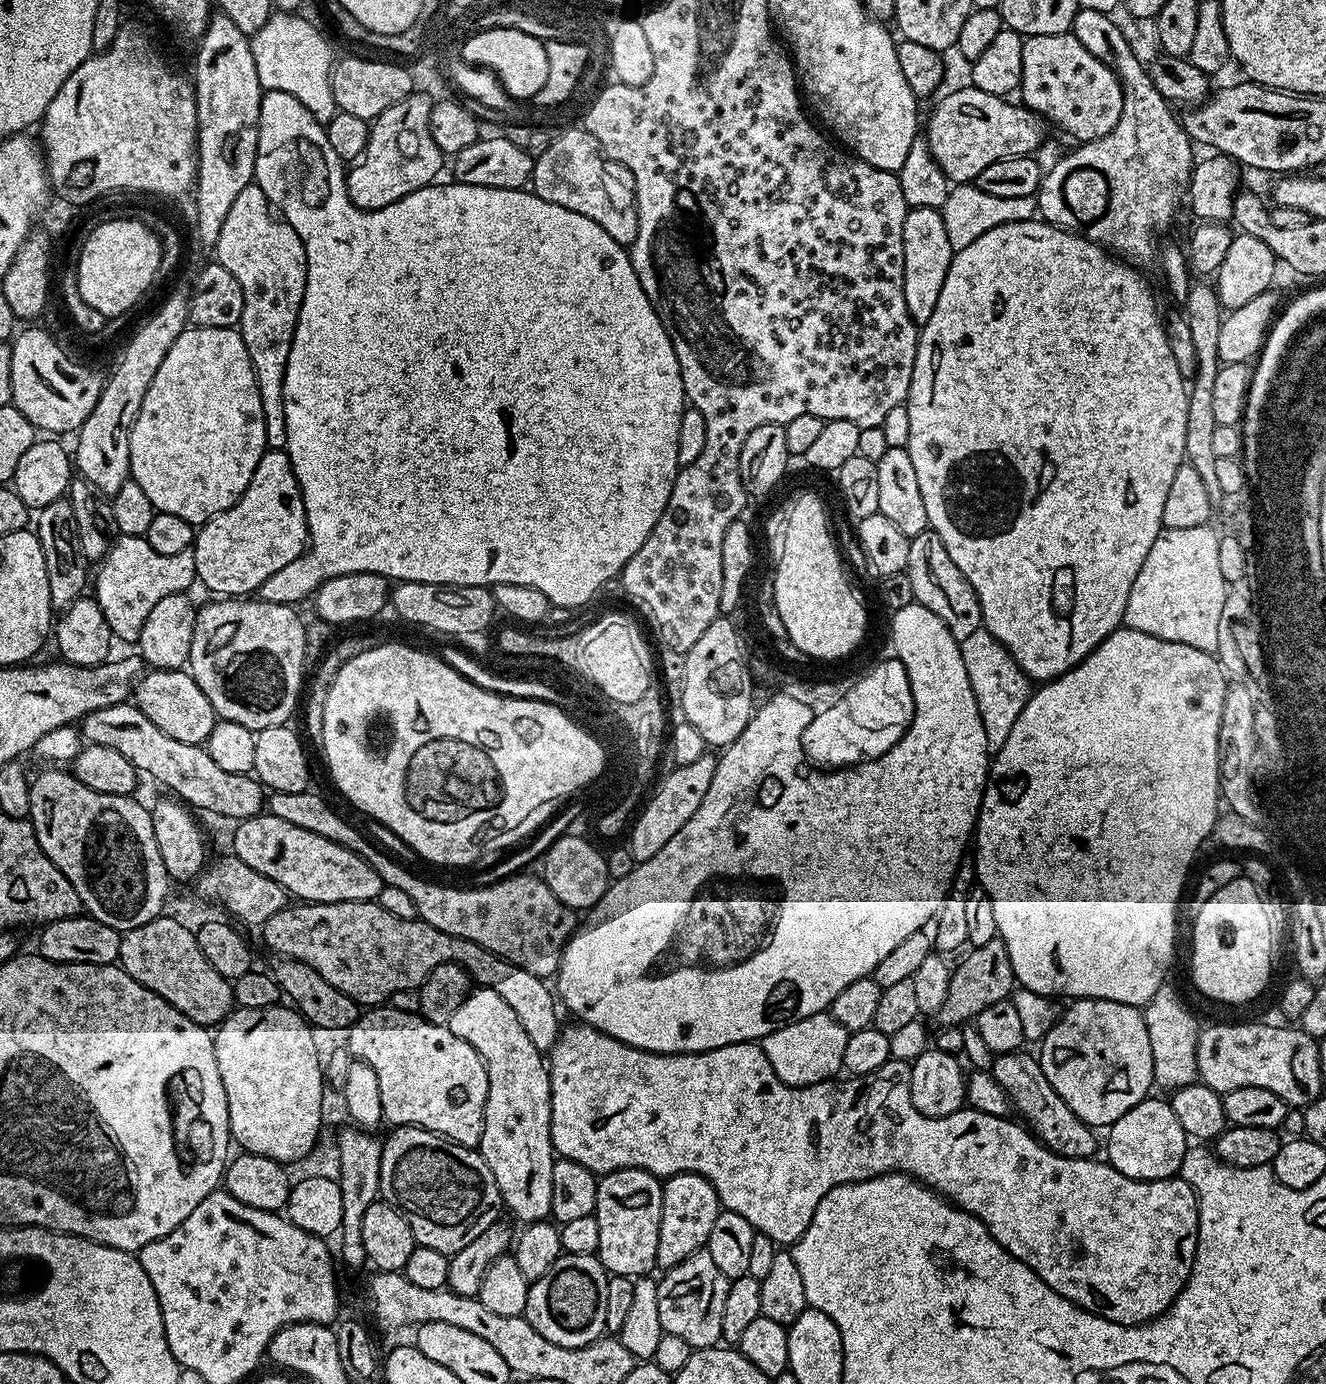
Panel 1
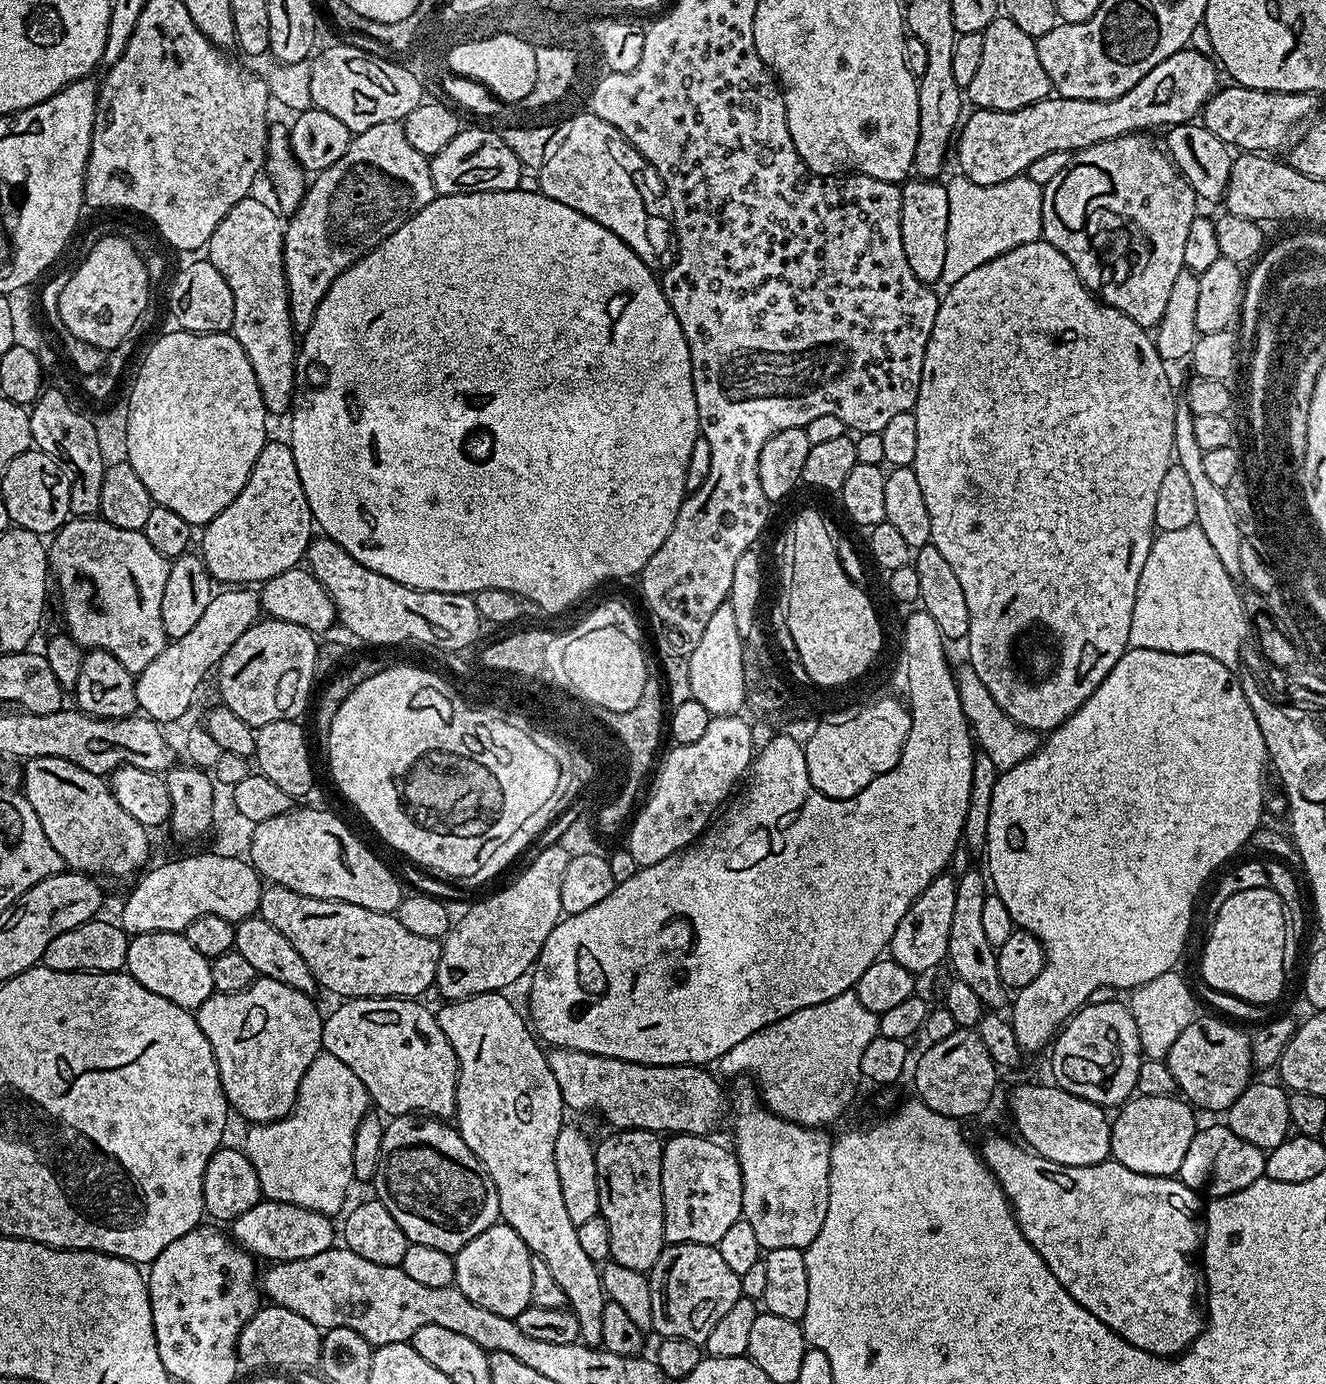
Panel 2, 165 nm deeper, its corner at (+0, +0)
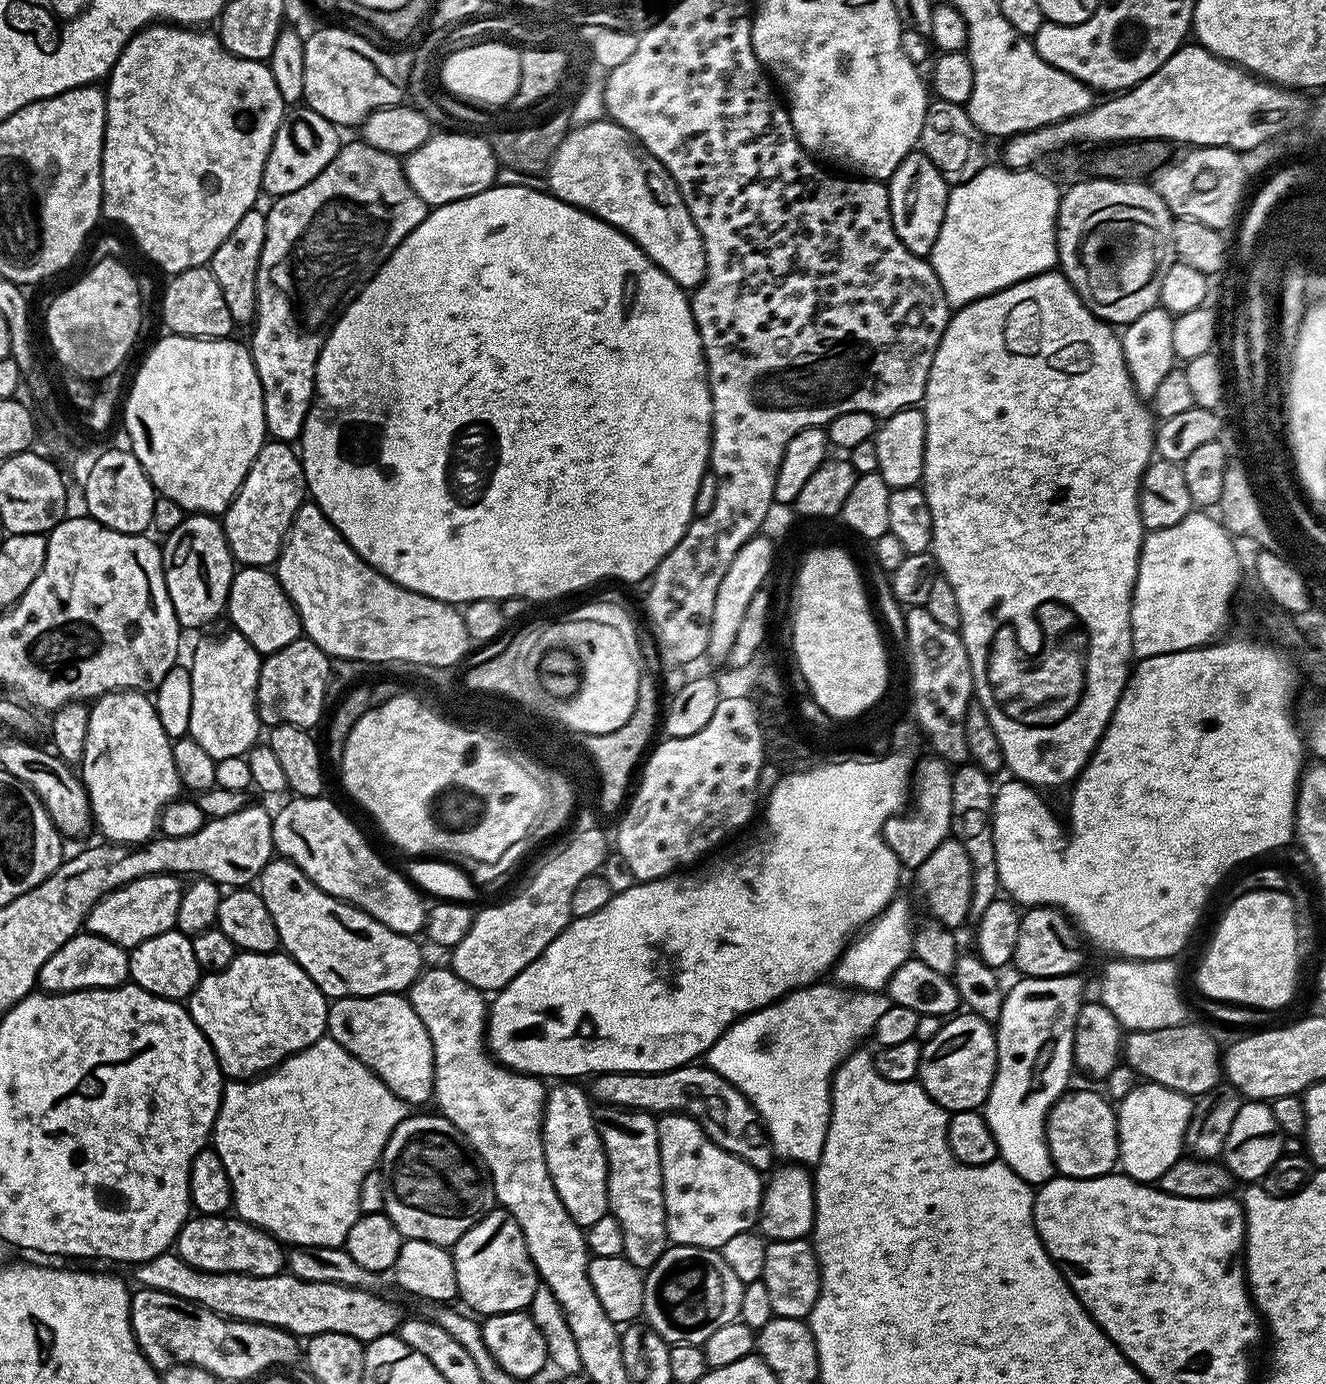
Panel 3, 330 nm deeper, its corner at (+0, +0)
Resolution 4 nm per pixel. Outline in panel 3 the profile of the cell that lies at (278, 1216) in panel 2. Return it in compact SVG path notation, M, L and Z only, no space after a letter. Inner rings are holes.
M232 1214L193 1215L182 1226L174 1251L190 1266L207 1272L229 1272L251 1276L278 1276L286 1268L286 1248L281 1241Z

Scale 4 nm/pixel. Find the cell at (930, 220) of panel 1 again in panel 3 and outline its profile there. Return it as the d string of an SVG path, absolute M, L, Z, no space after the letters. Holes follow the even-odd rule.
M914 150L901 162L898 170L894 170L887 186L890 214L902 246L906 246L906 250L916 256L931 257L934 242L938 242L938 230L942 230L942 218L946 214L950 185L924 152Z

